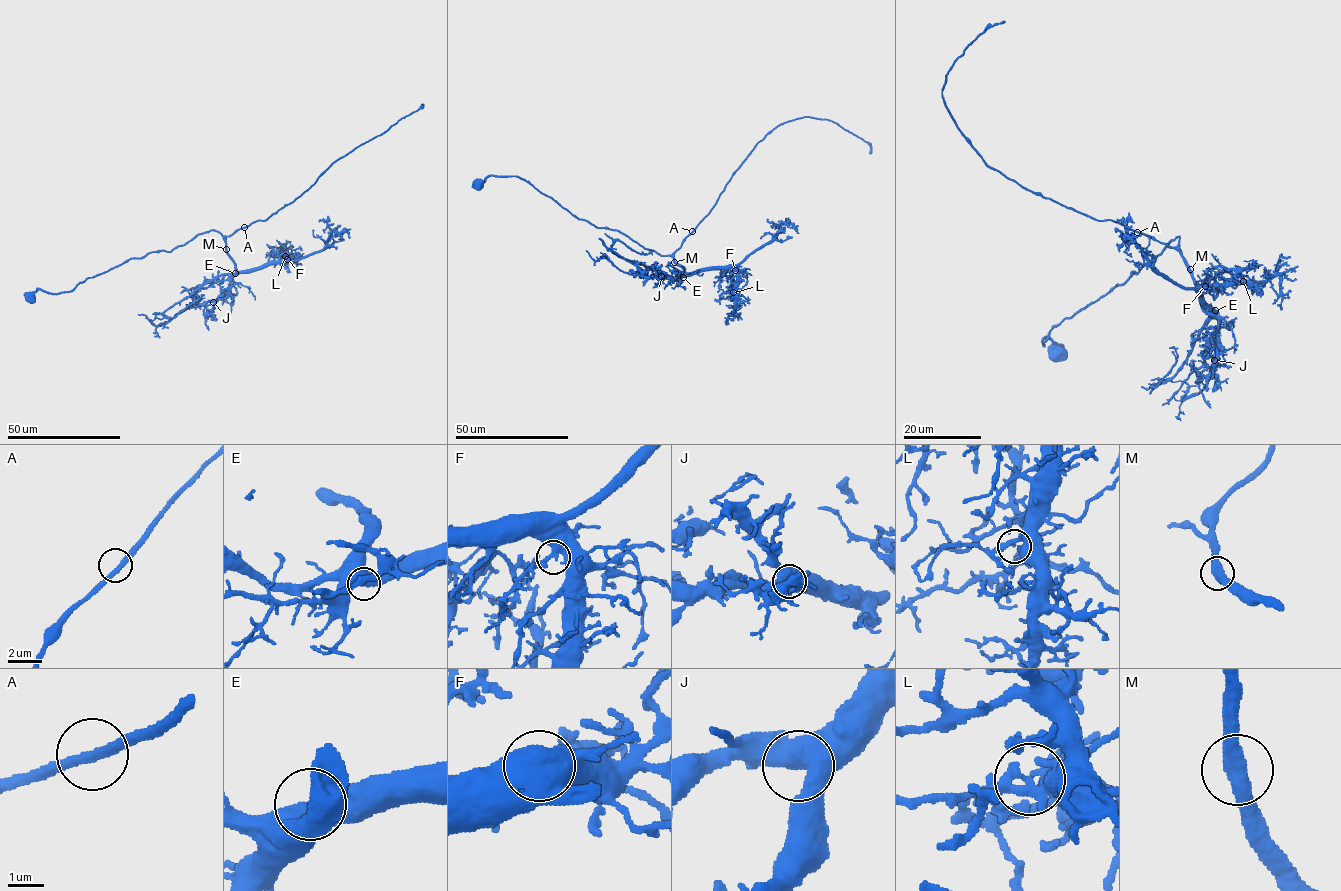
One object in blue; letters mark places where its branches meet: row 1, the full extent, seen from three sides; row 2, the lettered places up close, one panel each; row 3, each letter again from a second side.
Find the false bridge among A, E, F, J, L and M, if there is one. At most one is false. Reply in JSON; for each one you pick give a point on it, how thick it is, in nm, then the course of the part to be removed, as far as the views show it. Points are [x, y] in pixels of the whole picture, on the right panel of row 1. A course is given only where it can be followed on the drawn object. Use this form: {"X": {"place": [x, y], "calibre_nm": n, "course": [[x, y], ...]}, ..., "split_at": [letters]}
{"split_at": []}

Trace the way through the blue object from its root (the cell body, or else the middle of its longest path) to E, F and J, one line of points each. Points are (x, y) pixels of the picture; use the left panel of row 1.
E: (245, 227), (225, 238), (235, 273)
F: (245, 227), (225, 238), (235, 274), (281, 263), (287, 259)
J: (245, 227), (225, 238), (235, 273), (230, 285), (213, 302)

